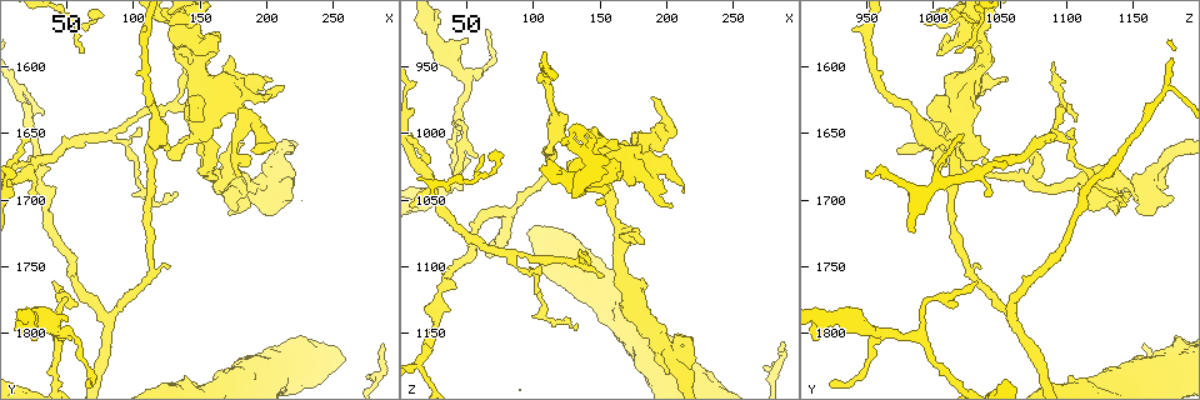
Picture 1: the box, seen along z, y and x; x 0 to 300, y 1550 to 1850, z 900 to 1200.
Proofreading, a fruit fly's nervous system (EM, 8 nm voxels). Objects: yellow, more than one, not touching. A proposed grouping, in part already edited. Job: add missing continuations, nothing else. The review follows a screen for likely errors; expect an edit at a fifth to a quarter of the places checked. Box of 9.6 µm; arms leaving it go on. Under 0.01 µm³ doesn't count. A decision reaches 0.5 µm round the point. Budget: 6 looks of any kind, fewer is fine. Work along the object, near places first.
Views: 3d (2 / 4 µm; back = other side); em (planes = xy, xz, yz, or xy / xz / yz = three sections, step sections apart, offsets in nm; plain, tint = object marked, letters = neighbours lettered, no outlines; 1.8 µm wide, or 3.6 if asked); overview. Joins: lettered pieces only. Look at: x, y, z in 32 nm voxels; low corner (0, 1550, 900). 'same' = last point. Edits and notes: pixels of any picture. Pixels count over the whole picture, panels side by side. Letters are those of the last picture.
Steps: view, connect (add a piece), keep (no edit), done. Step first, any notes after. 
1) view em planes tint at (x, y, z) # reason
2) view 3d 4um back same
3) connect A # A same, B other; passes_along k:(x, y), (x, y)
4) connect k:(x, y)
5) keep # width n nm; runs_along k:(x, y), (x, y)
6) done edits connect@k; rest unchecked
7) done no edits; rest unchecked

view em 3.6um planes tint at (80, 1788, 1058) # abrupt turn

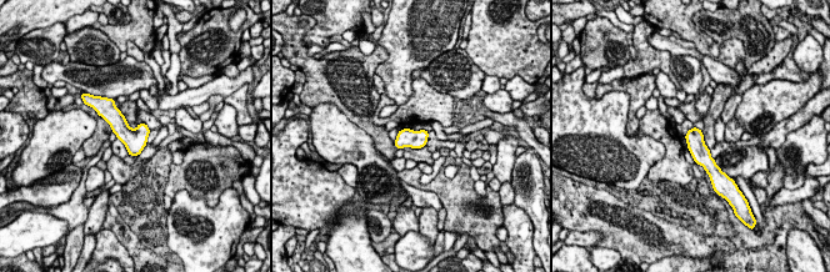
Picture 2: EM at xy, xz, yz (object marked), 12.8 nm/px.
view em 3.6um planes letters same

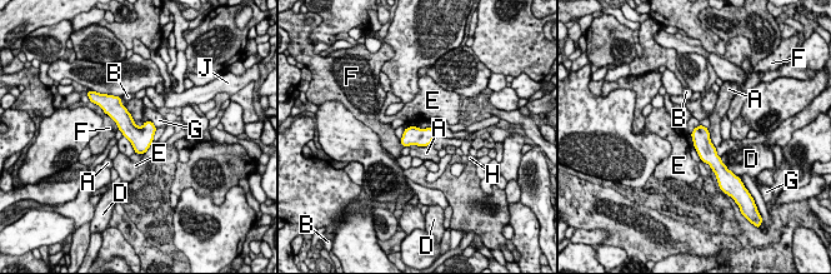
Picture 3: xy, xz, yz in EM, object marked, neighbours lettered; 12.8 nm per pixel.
keep # A other, B other, D other, E other, F other, G other, H other, J other; border 3:(431, 143), (427, 145), (409, 145); no lettered piece goes on from it

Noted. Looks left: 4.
view em xy step 16 letters at (150, 1642, 1108) # thin end

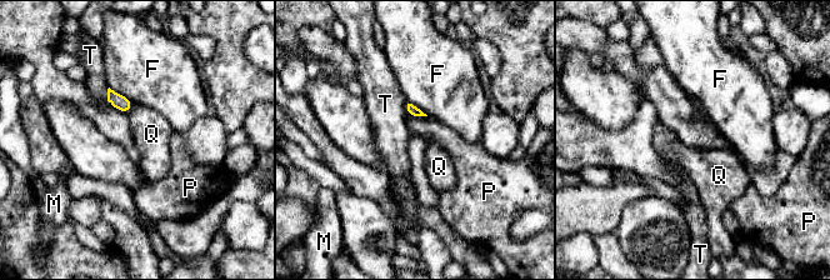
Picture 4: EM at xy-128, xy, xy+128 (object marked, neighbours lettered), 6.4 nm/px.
view em planes letters same

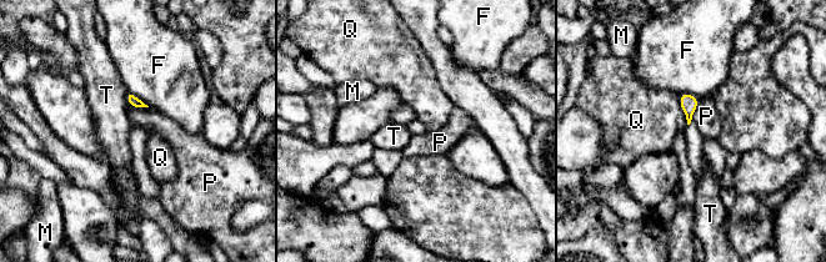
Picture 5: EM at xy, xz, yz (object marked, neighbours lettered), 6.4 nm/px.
keep # longest_contact Q 200 nm; F other, M other, P other, Q other, T other; border 5:(128, 101), (135, 106), (148, 107); no lettered piece goes on from it

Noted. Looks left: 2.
done no edits; rest unchecked

